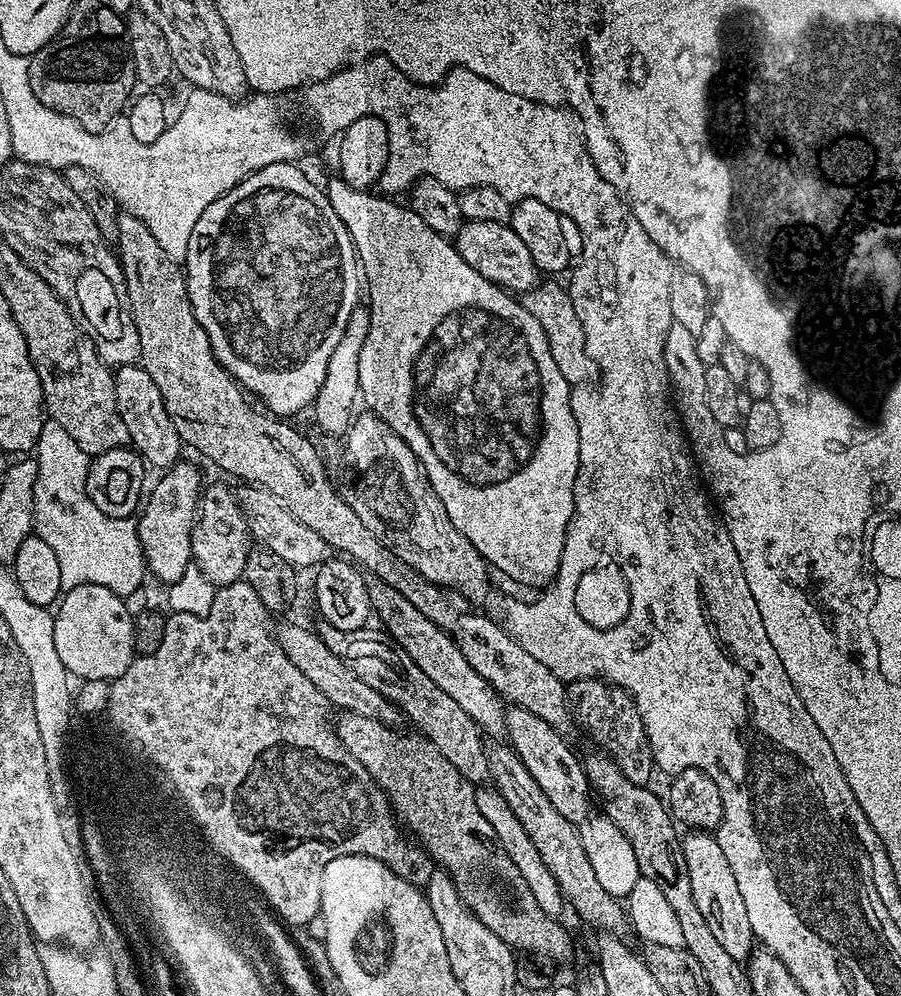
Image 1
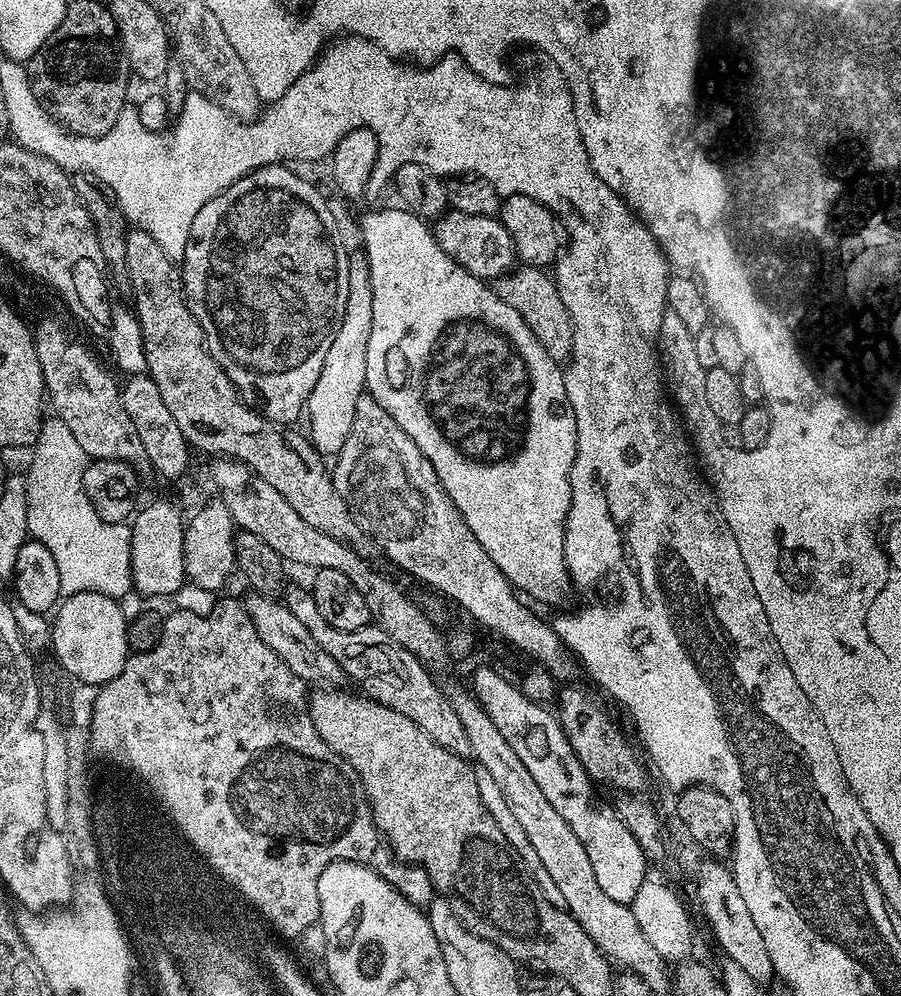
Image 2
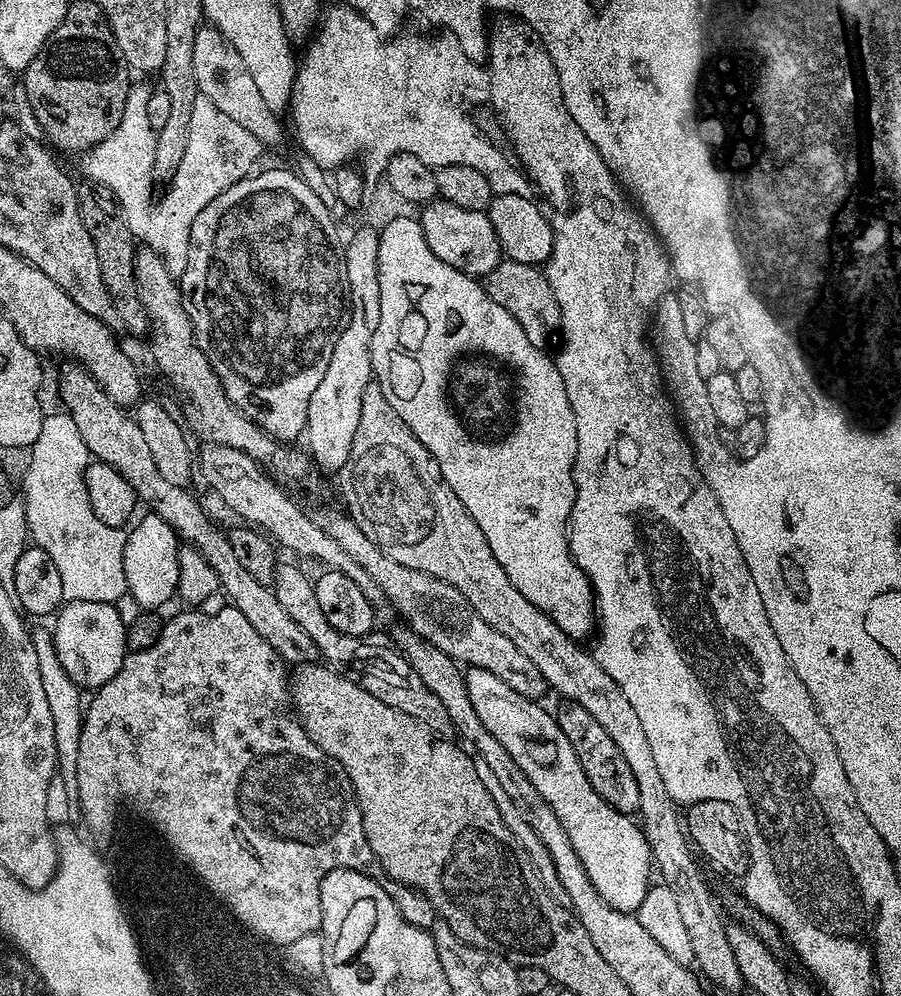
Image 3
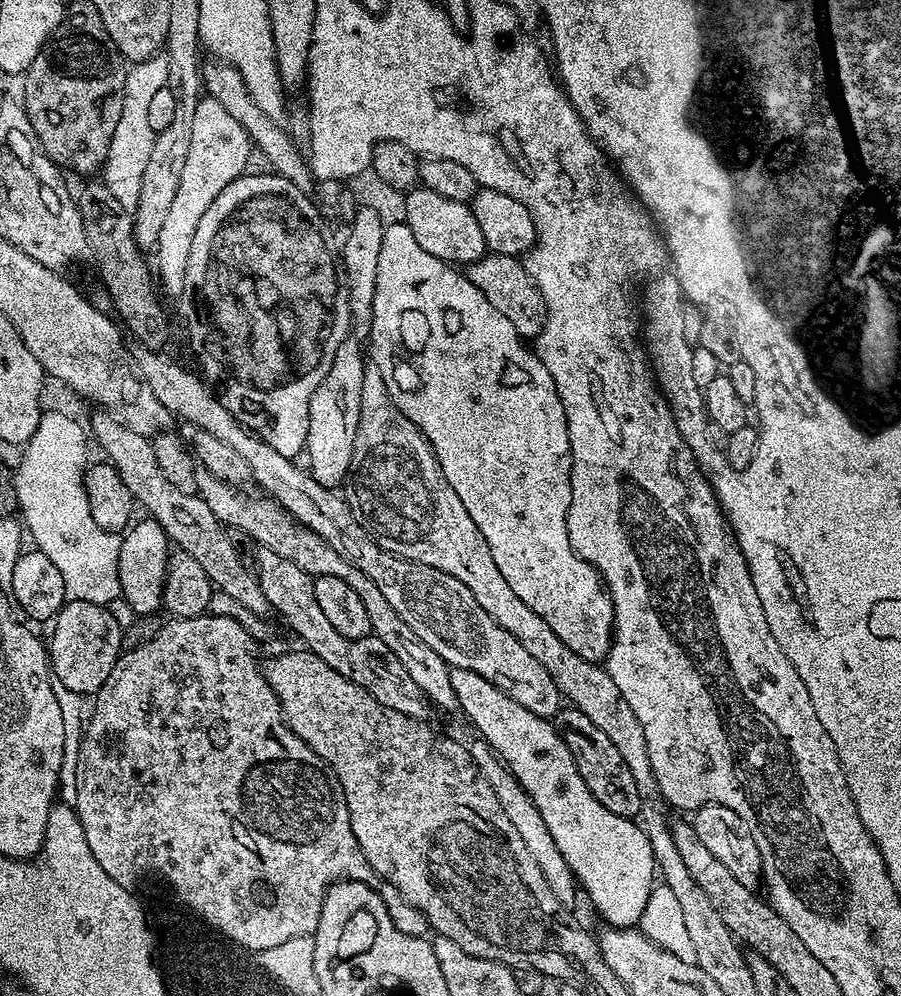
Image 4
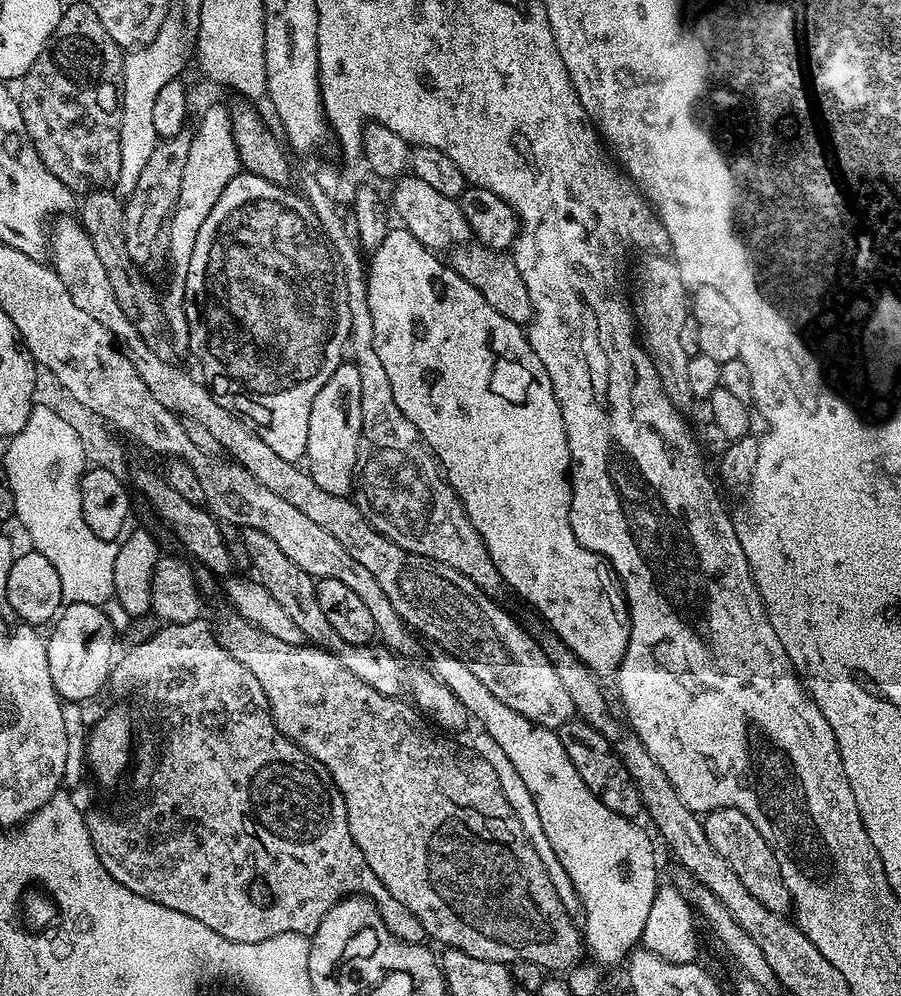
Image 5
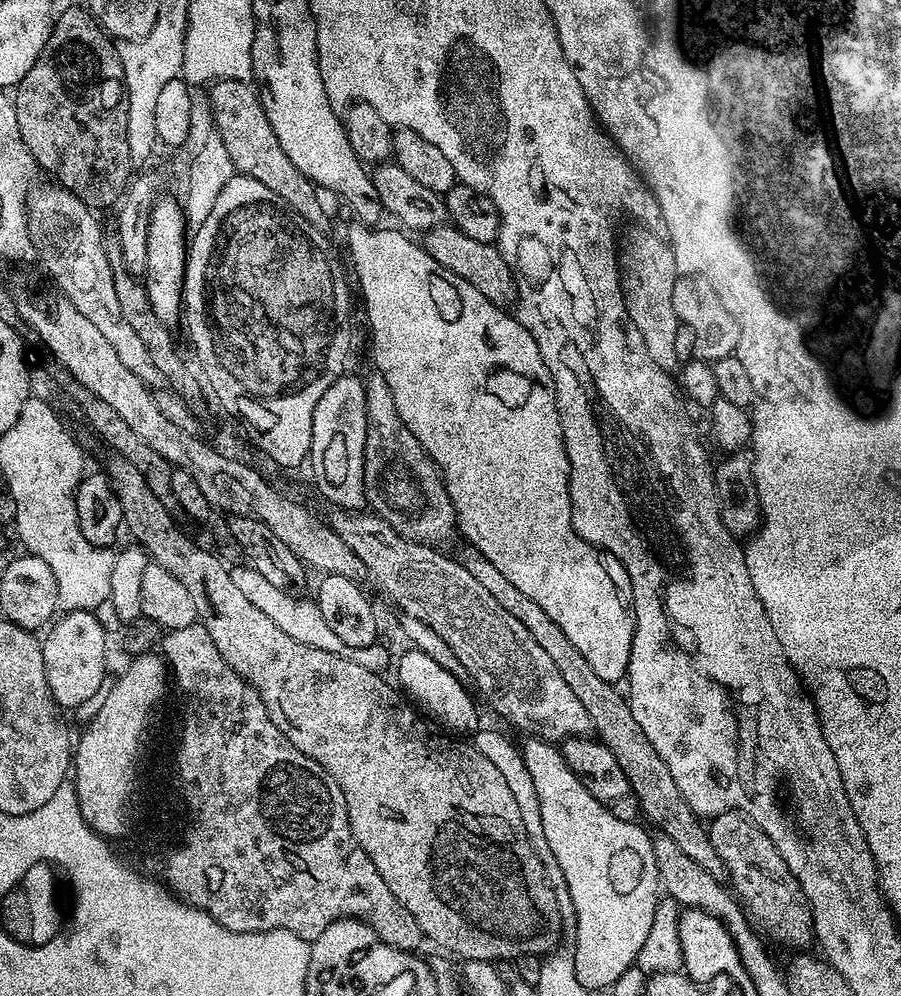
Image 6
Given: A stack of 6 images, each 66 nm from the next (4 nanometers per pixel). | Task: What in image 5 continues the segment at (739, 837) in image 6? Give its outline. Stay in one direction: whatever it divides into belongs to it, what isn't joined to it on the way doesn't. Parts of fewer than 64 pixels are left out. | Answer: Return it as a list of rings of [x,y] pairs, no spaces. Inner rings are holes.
[[[713,808],[707,815],[703,817],[706,838],[710,838],[710,846],[714,846],[714,850],[718,850],[718,854],[722,854],[730,866],[734,866],[734,874],[742,878],[742,886],[746,886],[746,890],[754,894],[762,906],[766,906],[766,910],[787,913],[793,907],[792,895],[790,890],[786,890],[778,862],[766,838],[758,834],[754,822],[750,822],[750,818],[746,818],[746,814],[737,808]]]

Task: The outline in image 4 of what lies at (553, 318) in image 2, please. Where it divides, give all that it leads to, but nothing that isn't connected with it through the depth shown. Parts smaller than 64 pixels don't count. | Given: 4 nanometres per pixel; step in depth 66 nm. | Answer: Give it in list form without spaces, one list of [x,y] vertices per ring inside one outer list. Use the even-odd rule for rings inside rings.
[[[486,254],[478,262],[467,265],[466,275],[471,284],[478,286],[478,290],[486,294],[486,302],[490,302],[490,306],[494,306],[498,314],[514,322],[514,330],[518,330],[518,334],[524,337],[525,341],[535,341],[548,321],[548,307],[534,278],[530,278],[517,257]]]

